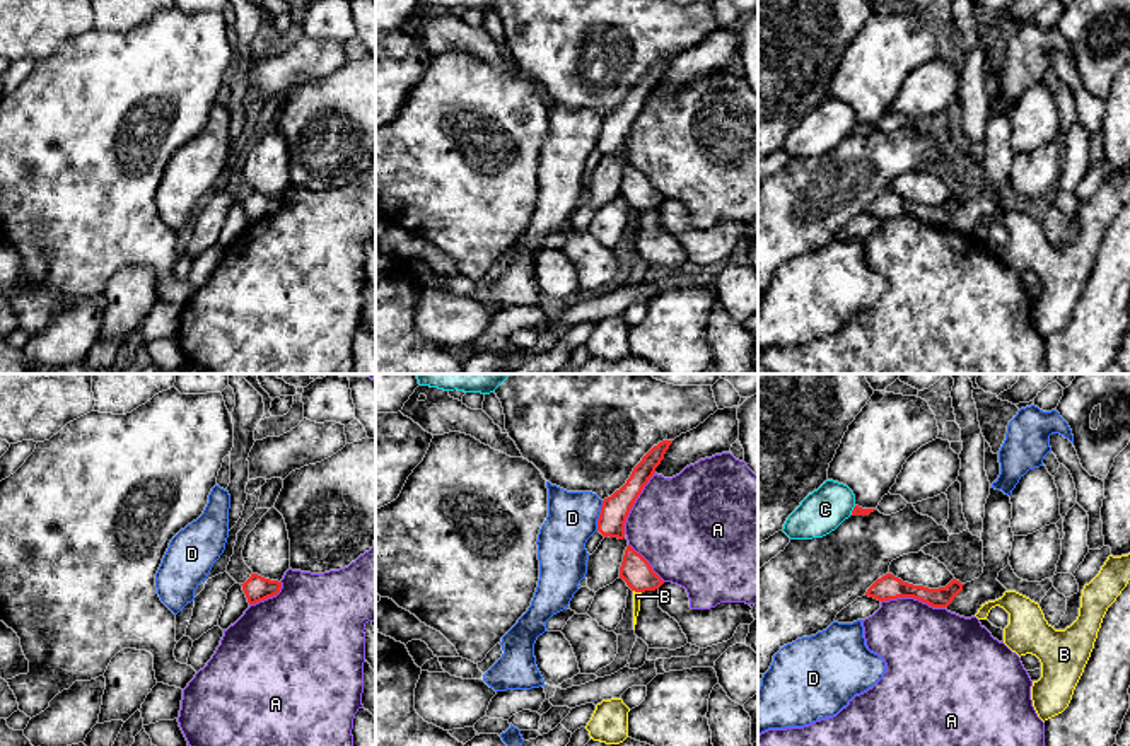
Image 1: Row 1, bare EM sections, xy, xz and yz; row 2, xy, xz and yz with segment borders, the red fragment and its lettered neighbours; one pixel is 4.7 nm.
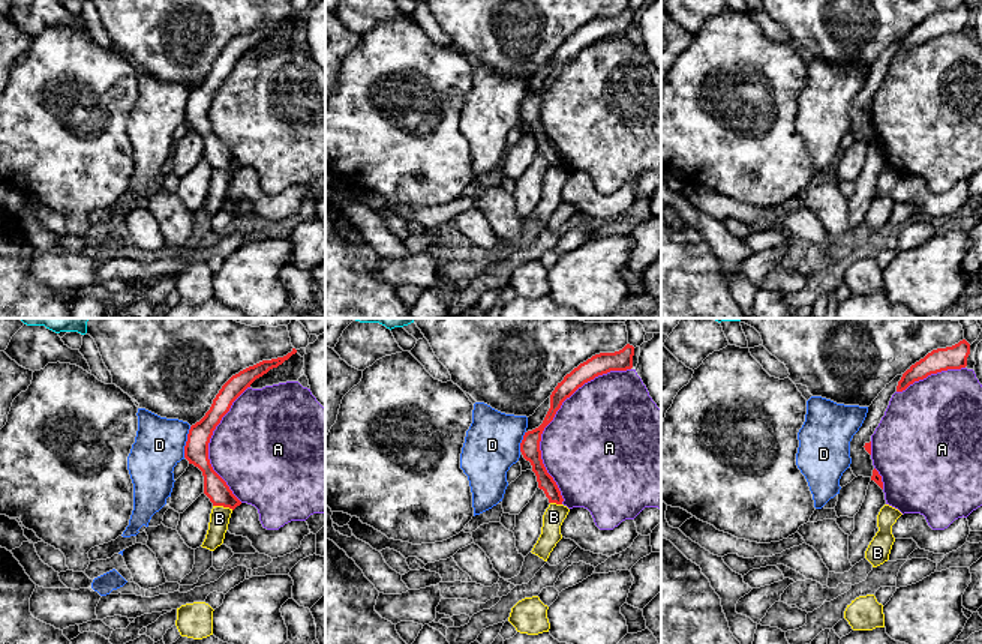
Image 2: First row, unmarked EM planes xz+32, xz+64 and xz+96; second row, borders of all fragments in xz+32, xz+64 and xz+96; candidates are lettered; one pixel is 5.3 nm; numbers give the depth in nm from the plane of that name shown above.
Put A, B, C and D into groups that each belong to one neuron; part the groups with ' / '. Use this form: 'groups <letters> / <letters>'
groups A / B / C / D

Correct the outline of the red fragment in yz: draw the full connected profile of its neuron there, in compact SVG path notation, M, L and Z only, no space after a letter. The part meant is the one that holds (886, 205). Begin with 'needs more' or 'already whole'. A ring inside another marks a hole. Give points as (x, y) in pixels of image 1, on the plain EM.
already whole | M886 191L867 207L865 213L874 215L881 220L898 215L913 215L927 220L932 225L947 225L952 217L963 208L963 203L964 201L952 196L946 205L929 207L923 203L903 200L893 191Z

